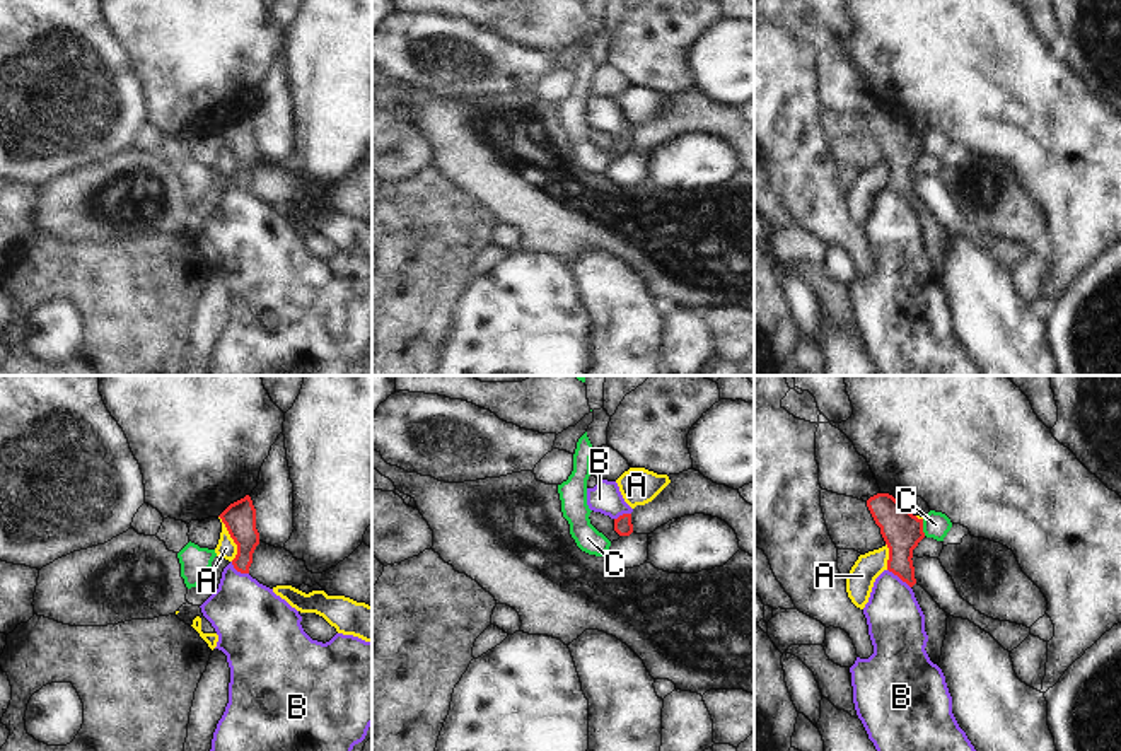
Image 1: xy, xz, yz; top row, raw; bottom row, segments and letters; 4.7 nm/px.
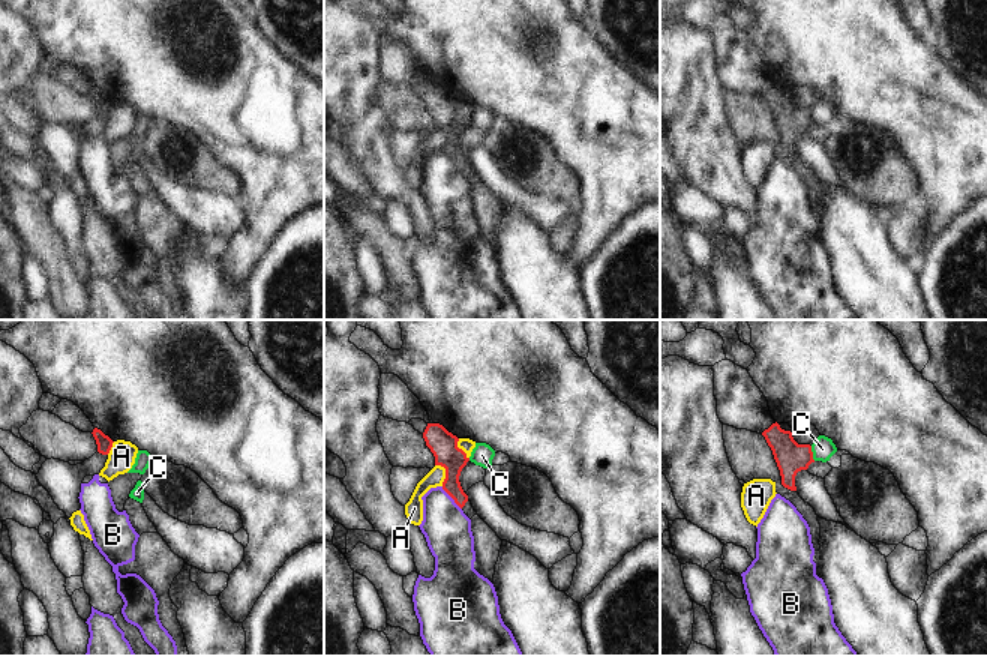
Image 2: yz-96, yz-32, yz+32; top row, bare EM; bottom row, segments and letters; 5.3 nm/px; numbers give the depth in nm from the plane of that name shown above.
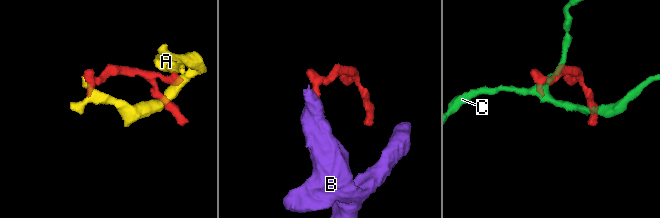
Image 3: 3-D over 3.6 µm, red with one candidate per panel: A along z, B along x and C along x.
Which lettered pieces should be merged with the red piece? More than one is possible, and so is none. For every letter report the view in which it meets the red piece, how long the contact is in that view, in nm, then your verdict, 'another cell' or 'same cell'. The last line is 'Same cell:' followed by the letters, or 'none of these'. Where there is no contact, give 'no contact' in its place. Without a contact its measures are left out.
A: meets red in xy; contact 220 nm long; another cell
B: meets red in yz; contact 140 nm long; another cell
C: meets red in yz; contact 80 nm long; another cell
Same cell: none of these

